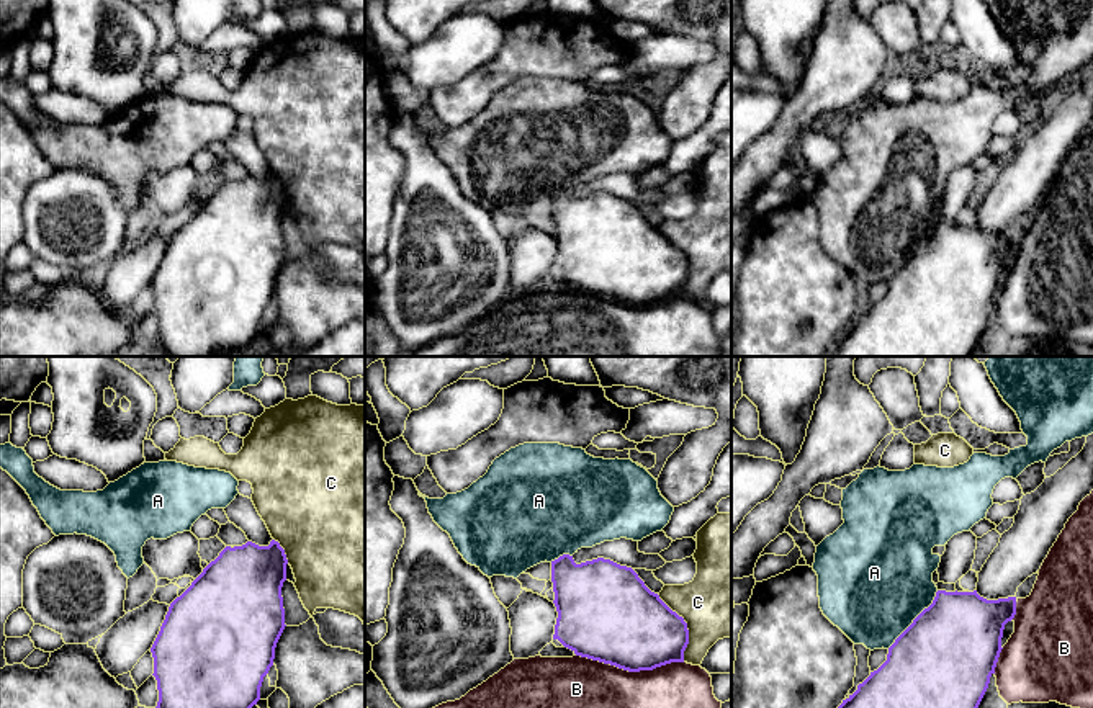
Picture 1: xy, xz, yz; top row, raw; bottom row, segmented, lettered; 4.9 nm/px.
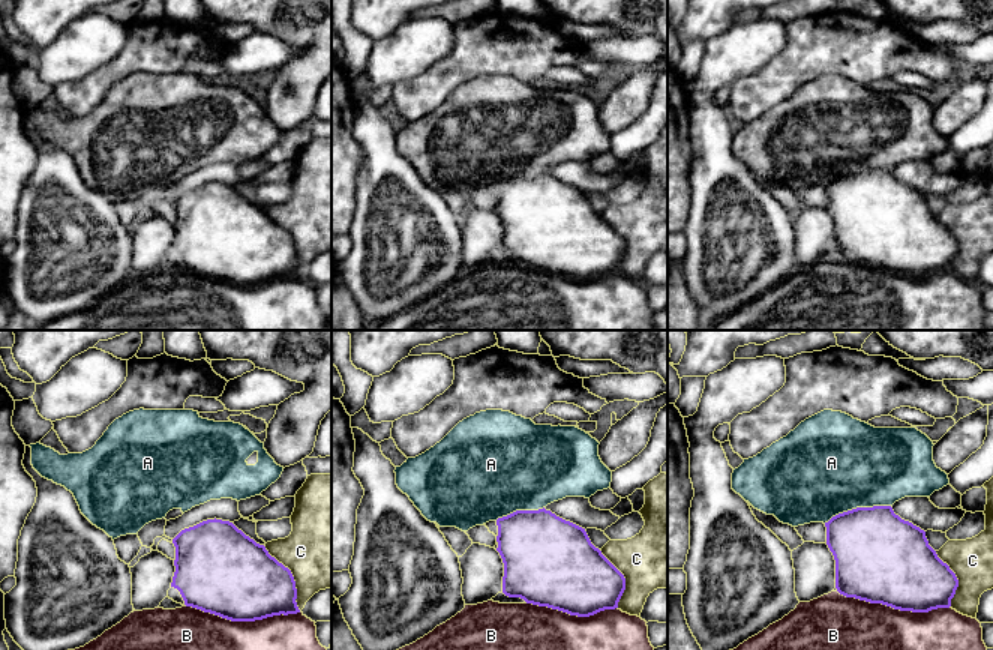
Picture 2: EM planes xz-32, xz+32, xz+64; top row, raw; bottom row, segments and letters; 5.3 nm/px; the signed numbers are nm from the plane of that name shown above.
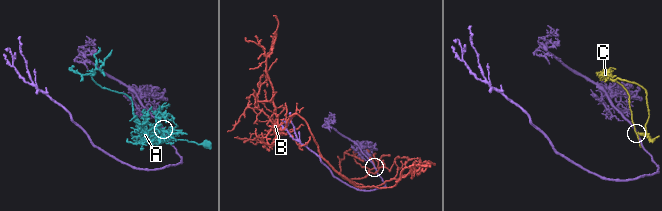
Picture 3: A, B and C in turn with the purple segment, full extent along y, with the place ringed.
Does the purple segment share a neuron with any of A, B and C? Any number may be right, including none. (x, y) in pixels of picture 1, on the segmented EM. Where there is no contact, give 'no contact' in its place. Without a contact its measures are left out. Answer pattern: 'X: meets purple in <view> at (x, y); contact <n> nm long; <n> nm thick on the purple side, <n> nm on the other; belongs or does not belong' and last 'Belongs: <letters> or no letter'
A: meets purple in yz at (913, 620); contact 380 nm long; 480 nm thick on the purple side, 500 nm on the other; does not belong
B: meets purple in xz at (630, 671); contact 550 nm long; 420 nm thick on the purple side, 240 nm on the other; does not belong
C: meets purple in xz at (686, 627); contact 360 nm long; 400 nm thick on the purple side, 380 nm on the other; does not belong
Belongs: no letter

